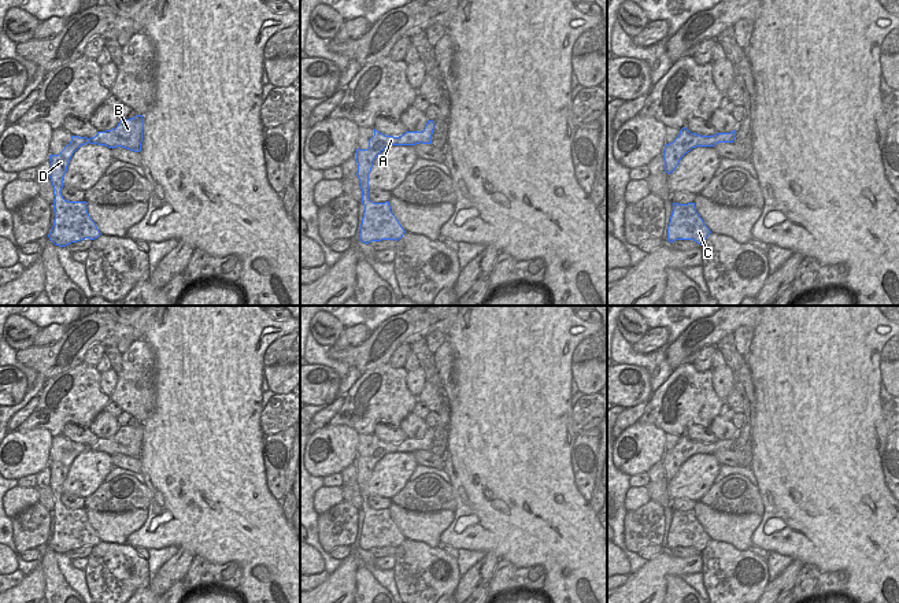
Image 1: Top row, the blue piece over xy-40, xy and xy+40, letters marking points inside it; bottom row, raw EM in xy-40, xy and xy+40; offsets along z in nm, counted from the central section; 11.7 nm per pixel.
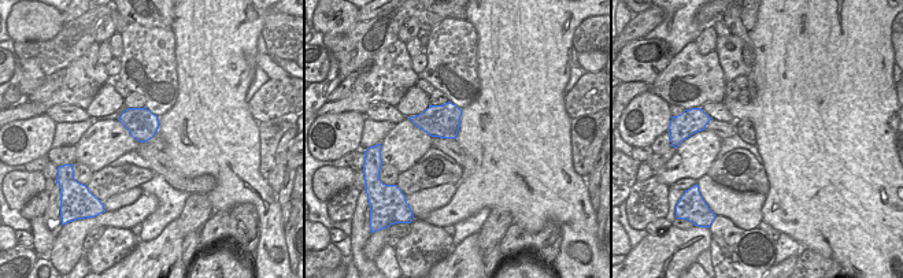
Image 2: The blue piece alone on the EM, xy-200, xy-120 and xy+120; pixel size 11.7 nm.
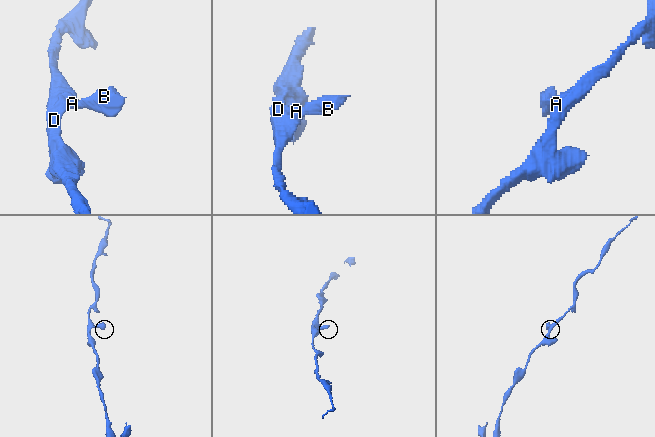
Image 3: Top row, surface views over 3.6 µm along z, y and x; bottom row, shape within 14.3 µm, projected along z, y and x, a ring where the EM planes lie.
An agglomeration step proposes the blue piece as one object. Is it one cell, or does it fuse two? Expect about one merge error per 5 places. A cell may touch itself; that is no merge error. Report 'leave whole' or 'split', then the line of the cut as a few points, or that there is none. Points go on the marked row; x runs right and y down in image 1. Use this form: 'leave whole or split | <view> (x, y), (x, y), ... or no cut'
leave whole | no cut

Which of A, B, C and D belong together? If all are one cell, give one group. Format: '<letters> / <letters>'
A B C D

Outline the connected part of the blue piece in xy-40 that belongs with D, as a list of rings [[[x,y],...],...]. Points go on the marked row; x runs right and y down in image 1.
[[[136,115],[130,119],[121,119],[111,130],[97,132],[95,137],[71,136],[71,141],[59,155],[49,155],[51,182],[53,186],[53,226],[48,234],[49,240],[59,247],[66,247],[85,238],[95,240],[101,233],[90,219],[86,201],[67,201],[62,196],[63,177],[73,153],[88,143],[106,145],[108,148],[122,147],[134,152],[141,151],[144,118]]]

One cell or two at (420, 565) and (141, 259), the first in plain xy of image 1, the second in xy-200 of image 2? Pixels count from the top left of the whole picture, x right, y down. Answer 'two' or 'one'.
two

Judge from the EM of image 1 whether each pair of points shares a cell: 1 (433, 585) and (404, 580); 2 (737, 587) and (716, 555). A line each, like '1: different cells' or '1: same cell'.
1: same cell
2: same cell

